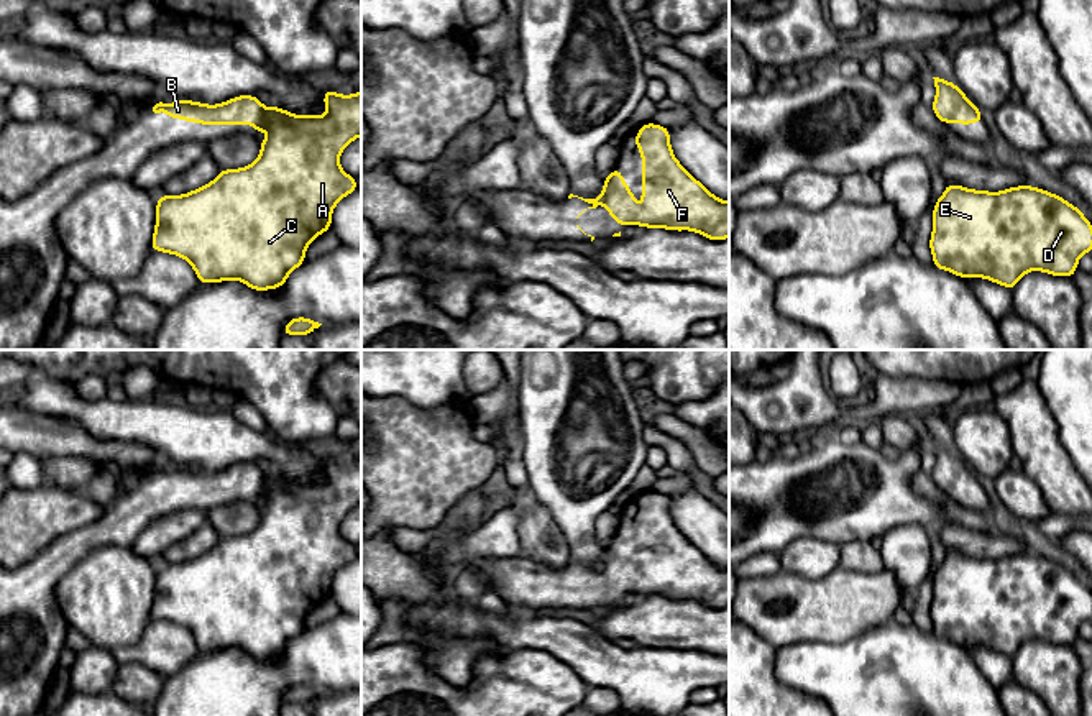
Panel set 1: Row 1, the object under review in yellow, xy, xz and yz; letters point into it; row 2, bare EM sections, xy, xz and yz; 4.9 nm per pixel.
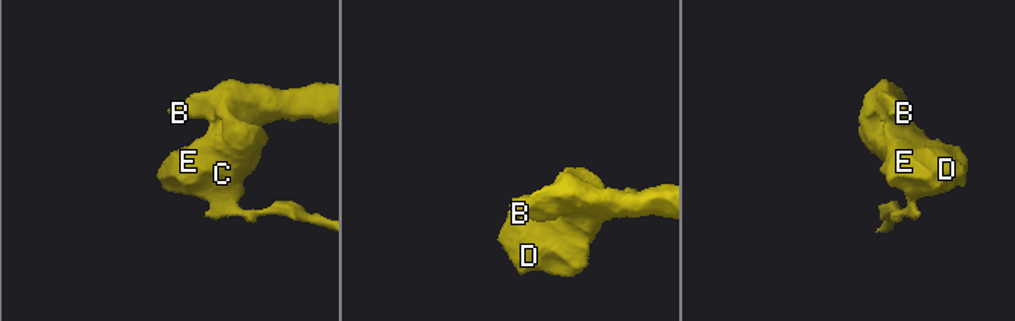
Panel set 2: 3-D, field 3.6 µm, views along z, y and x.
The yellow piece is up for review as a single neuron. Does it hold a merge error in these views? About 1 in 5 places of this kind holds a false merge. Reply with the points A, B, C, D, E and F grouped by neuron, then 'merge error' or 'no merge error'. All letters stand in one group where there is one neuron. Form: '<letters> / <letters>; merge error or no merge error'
A B C D E F; no merge error

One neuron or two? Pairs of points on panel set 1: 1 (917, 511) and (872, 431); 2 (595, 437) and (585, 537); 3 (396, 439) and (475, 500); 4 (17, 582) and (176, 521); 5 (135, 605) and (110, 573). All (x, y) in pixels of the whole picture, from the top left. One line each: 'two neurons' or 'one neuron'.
1: two neurons
2: one neuron
3: two neurons
4: two neurons
5: one neuron

